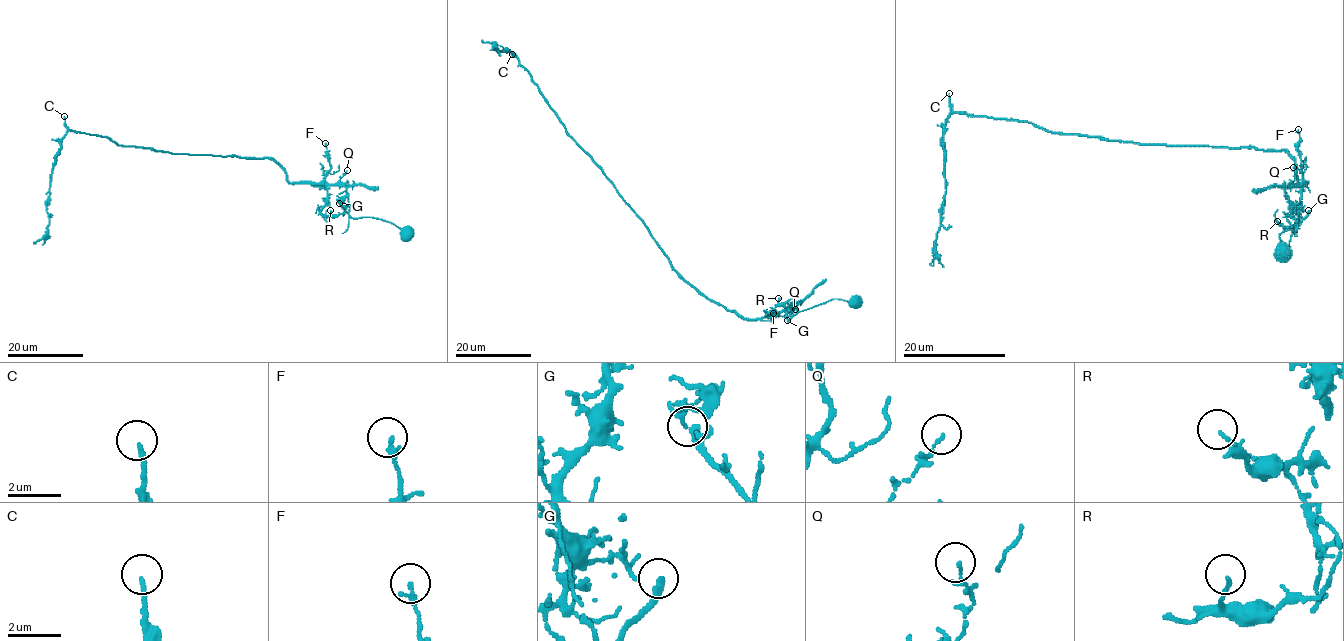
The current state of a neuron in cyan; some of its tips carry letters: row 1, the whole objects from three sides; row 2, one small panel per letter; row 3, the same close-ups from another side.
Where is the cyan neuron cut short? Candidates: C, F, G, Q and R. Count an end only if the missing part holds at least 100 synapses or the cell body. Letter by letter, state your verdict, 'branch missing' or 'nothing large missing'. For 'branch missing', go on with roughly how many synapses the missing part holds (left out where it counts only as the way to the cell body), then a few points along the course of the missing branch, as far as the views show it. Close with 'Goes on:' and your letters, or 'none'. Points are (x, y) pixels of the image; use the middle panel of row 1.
C: nothing large missing
F: nothing large missing
G: nothing large missing
Q: nothing large missing
R: nothing large missing
Goes on: none

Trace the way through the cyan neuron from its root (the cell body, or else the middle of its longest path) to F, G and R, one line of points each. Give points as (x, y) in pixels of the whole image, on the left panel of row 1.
F: (407, 233), (381, 219), (352, 218), (348, 214), (346, 187), (330, 185), (325, 180), (330, 168), (325, 143)
G: (407, 233), (381, 219), (352, 218), (339, 203)
R: (407, 233), (381, 219), (352, 218), (343, 185), (327, 186), (321, 212), (328, 215), (330, 210)

